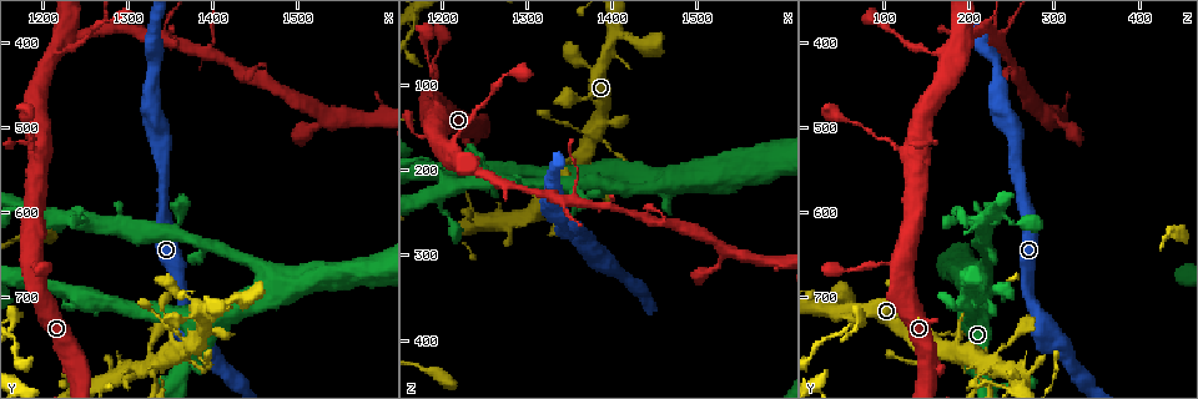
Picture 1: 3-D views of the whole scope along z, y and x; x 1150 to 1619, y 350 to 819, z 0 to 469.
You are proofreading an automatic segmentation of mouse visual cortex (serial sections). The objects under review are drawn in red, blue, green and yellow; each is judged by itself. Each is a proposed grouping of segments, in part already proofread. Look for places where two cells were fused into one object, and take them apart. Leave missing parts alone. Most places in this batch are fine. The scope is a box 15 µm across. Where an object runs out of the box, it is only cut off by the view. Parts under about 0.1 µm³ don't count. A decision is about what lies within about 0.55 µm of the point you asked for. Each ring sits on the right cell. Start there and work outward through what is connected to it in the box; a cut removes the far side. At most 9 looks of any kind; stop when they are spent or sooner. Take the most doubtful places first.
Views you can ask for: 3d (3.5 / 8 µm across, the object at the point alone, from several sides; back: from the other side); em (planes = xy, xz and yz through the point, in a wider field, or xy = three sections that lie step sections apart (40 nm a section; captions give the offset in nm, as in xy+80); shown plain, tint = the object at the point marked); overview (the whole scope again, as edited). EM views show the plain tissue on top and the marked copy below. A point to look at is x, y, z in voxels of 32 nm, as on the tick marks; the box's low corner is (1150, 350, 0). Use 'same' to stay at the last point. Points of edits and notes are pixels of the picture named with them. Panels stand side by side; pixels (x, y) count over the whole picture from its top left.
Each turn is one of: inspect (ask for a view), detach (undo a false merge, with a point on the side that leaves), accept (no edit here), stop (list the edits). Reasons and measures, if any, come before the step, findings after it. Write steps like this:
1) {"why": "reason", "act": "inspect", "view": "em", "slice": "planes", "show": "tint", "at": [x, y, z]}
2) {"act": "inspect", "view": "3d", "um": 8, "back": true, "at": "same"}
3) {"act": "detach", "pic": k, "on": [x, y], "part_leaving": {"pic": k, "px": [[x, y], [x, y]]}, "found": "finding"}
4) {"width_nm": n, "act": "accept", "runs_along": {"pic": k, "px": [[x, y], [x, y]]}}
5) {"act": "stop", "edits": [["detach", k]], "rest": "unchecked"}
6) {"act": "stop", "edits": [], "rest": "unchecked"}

{"why": "thick turns thin", "act": "inspect", "view": "em", "slice": "xy", "step": 2, "show": "tint", "at": [1195, 525, 125]}

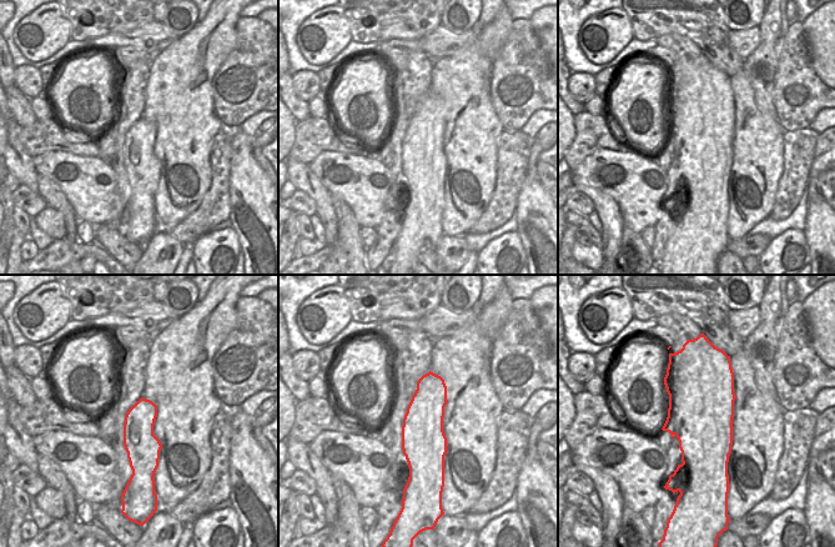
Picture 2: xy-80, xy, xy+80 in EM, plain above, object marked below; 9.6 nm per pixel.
{"why": "see where the arms go", "act": "inspect", "view": "3d", "um": 3.5, "at": "same"}

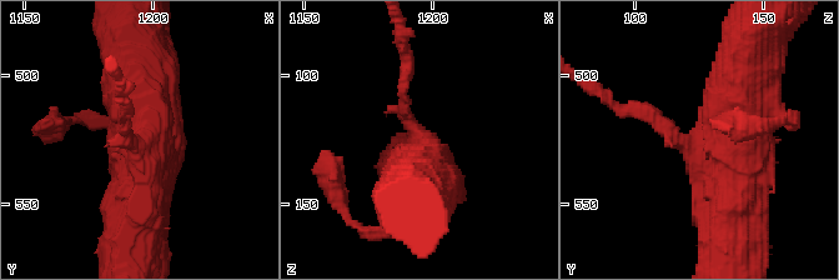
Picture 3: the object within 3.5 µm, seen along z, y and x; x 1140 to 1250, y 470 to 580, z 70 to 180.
{"width_nm": 420, "act": "accept", "runs_along": {"pic": 3, "px": [[732, 243], [732, 170], [745, 74]]}, "found": "one cell here"}

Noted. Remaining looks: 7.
{"why": "thin neck", "act": "inspect", "view": "3d", "um": 8, "back": true, "at": [1225, 410, 155]}

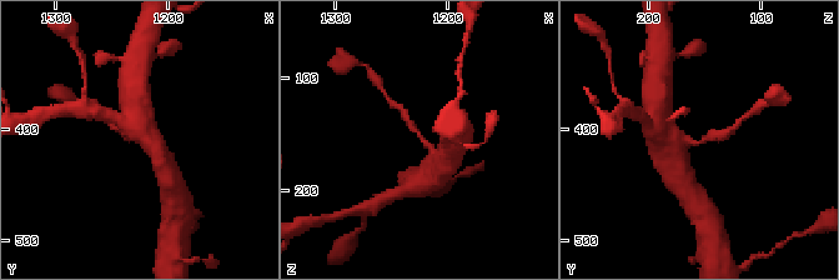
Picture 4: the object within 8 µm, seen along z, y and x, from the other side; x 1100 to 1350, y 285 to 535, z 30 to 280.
{"act": "inspect", "view": "3d", "um": 3.5, "at": [1222, 410, 150]}

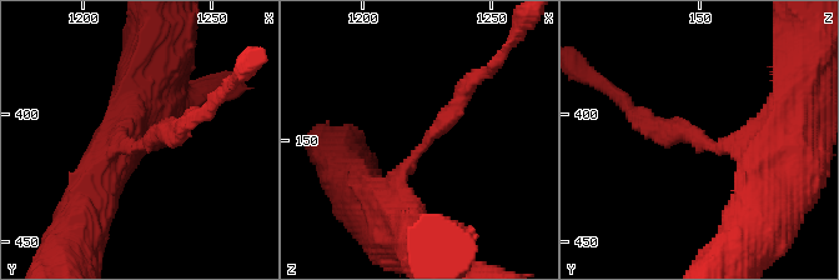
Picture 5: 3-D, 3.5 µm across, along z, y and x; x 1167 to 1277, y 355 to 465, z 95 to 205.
{"arm_widths_nm": [250, 350], "why": "need the tissue", "act": "inspect", "view": "em", "slice": "planes", "show": "tint", "at": [1222, 411, 151]}

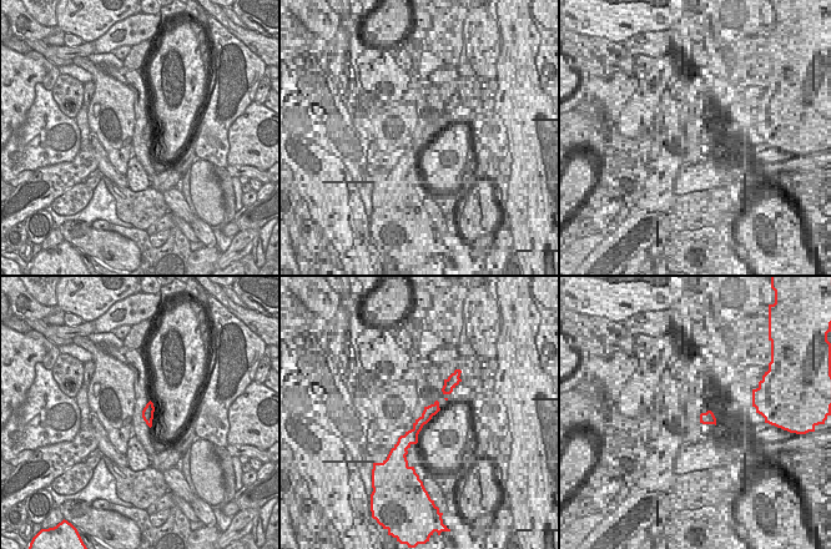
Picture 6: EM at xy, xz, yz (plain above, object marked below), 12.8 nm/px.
{"act": "accept", "found": "continuous, no second cell"}

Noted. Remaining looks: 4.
{"why": "calibre changes", "act": "inspect", "view": "em", "slice": "planes", "show": "tint", "at": [1465, 675, 215]}

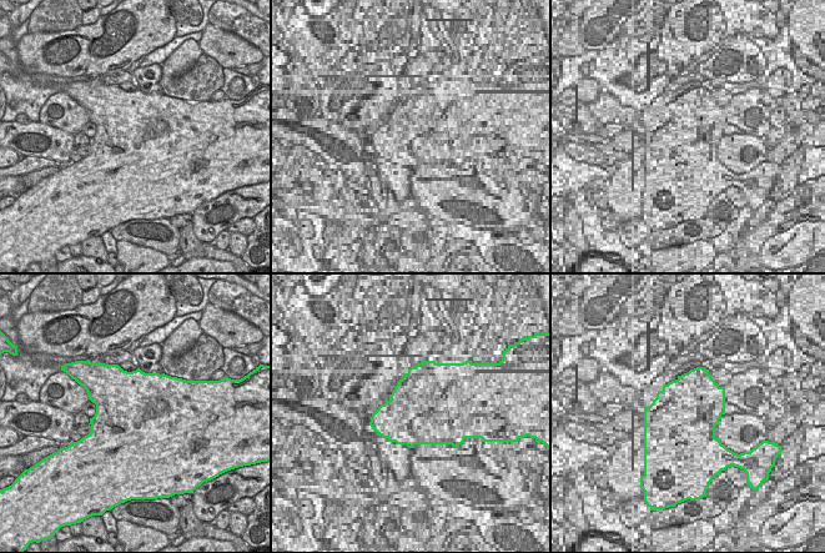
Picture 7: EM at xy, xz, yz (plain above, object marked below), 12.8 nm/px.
{"act": "inspect", "view": "3d", "um": 3.5, "at": "same"}

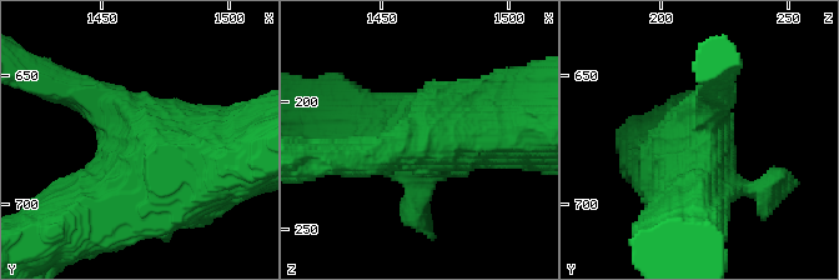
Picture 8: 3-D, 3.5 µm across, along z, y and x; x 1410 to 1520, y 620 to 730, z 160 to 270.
{"act": "accept", "runs_along": {"pic": 8, "px": [[80, 220], [149, 174], [234, 158]]}, "found": "all the same cell"}

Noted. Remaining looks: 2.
{"why": "sharp bend", "act": "inspect", "view": "3d", "um": 3.5, "at": [1355, 800, 220]}

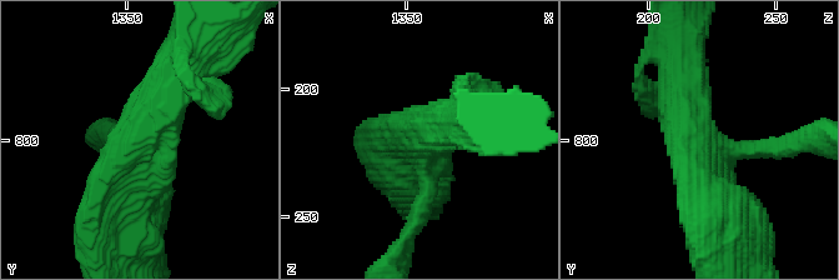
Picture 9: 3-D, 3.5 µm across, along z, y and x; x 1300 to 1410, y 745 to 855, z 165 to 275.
{"act": "inspect", "view": "em", "slice": "xy", "step": 3, "show": "tint", "at": [1356, 799, 217]}

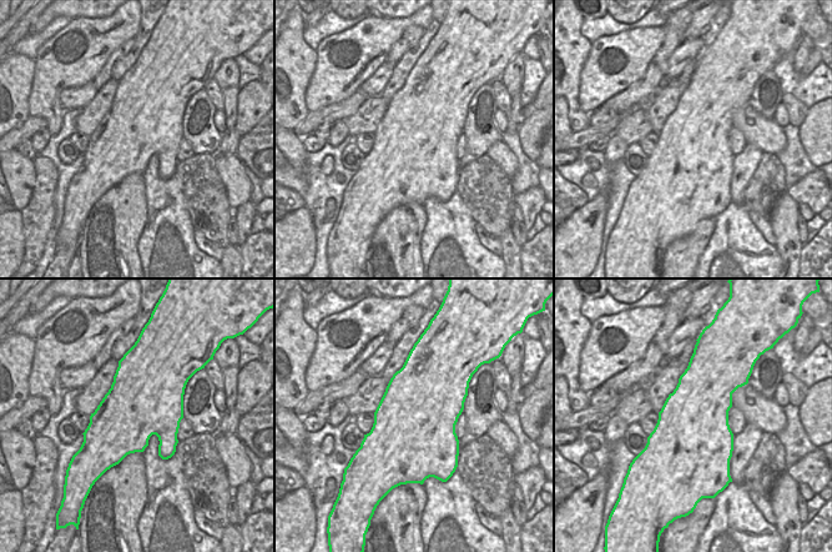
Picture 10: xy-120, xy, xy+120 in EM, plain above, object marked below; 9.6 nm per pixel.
{"width_nm": 800, "act": "accept", "runs_along": {"pic": 9, "px": [[678, 61], [703, 149], [770, 149]]}, "found": "continuous, no second cell"}

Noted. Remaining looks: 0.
{"act": "stop", "edits": [], "rest": "unchecked"}

